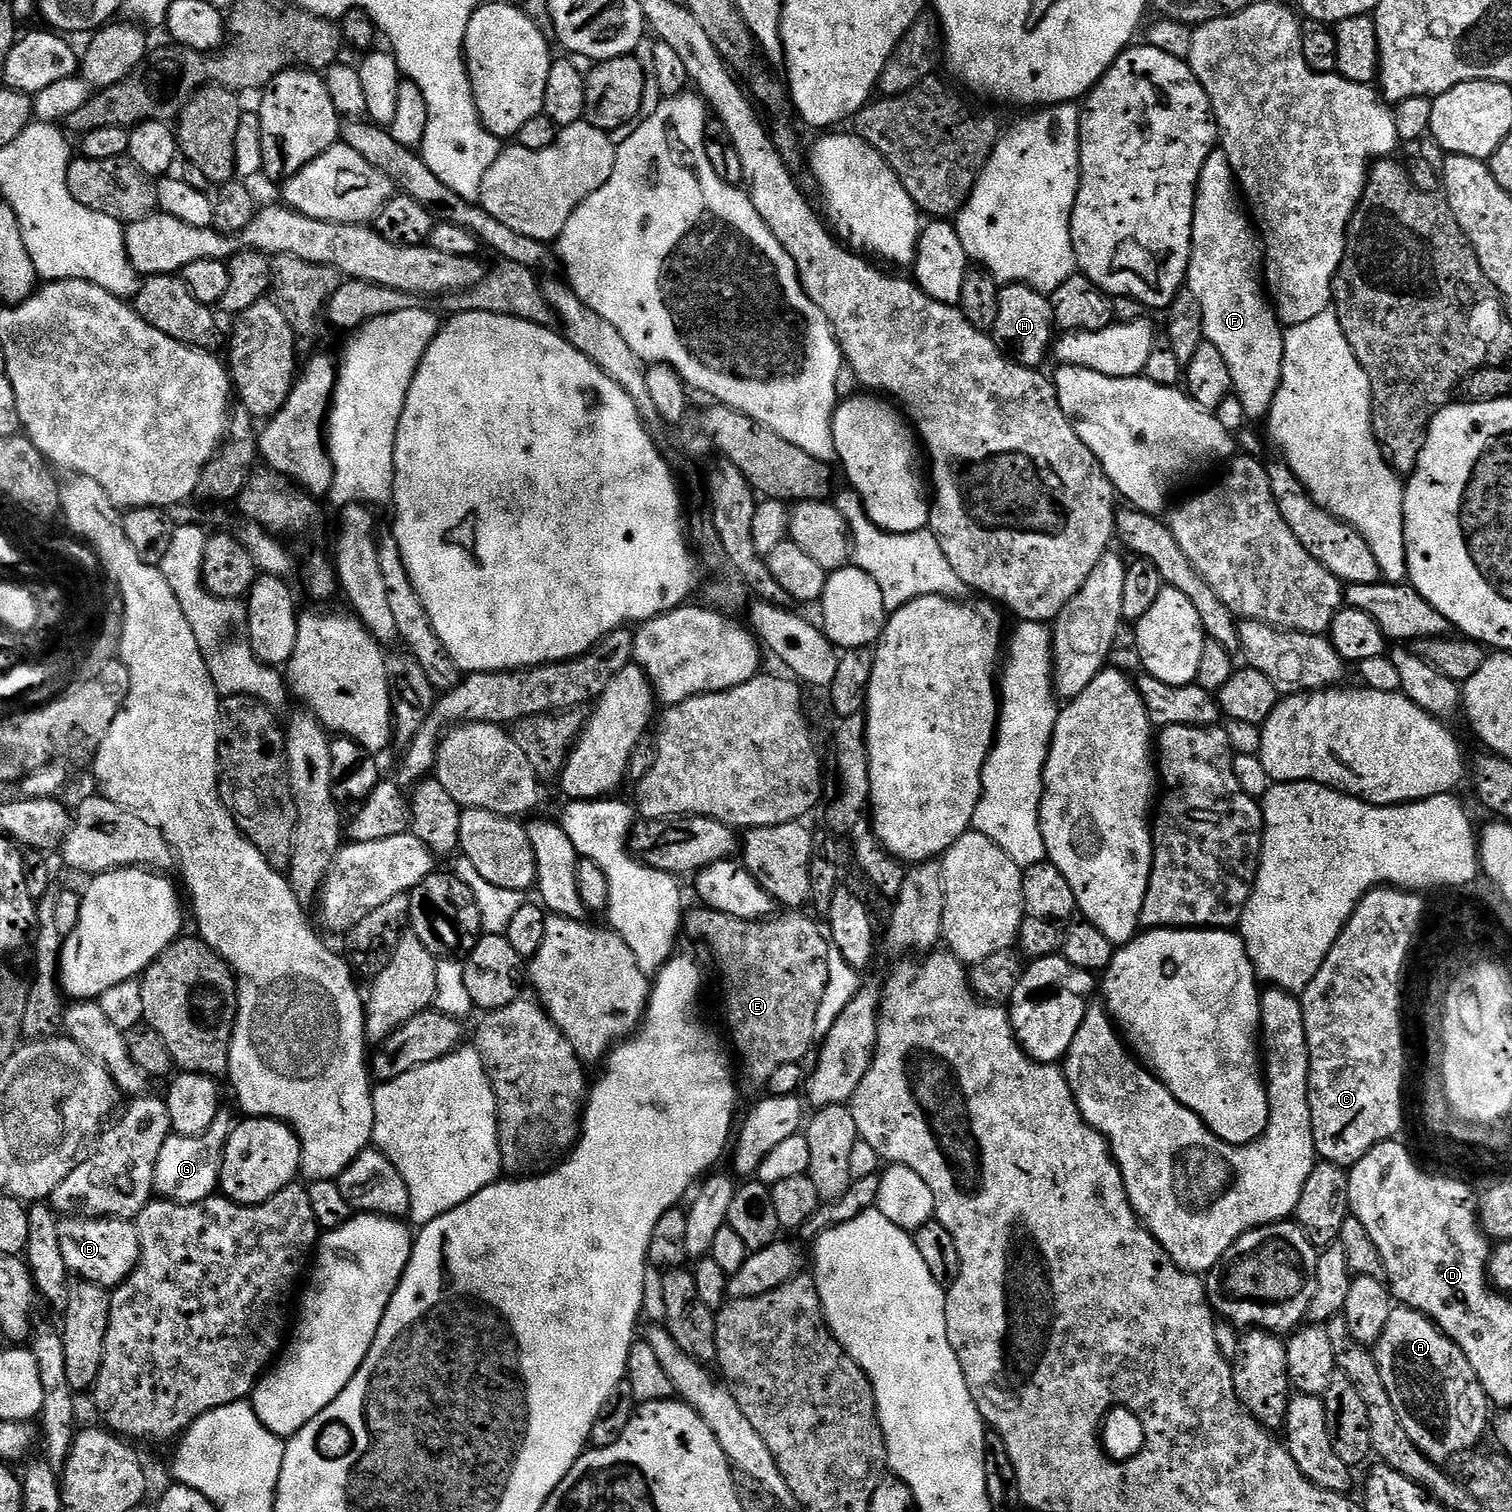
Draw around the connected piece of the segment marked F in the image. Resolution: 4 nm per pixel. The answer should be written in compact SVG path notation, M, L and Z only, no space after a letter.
M1223 150L1211 152L1206 158L1206 166L1202 166L1200 175L1200 185L1196 187L1196 205L1194 206L1194 222L1192 223L1192 253L1188 263L1188 275L1186 286L1198 298L1202 306L1202 318L1204 319L1204 339L1209 340L1222 353L1222 358L1226 358L1226 366L1230 366L1230 378L1232 379L1232 391L1242 402L1242 410L1246 410L1249 421L1263 421L1267 417L1268 411L1272 408L1272 403L1276 397L1276 391L1282 378L1282 362L1284 361L1284 333L1279 320L1276 319L1276 309L1272 307L1269 297L1265 295L1266 288L1262 283L1262 273L1264 271L1264 245L1260 238L1260 233L1256 230L1256 225L1250 219L1241 197L1238 195L1238 185L1236 177L1232 175L1230 158L1226 158Z

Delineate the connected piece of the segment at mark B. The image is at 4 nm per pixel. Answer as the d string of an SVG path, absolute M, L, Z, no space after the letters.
M68 1216L61 1219L58 1226L58 1246L62 1246L62 1258L66 1258L66 1266L73 1277L89 1280L109 1290L118 1287L140 1261L140 1239L136 1225L131 1220Z

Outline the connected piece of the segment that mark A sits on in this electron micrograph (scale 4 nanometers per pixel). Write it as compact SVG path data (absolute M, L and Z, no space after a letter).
M1393 1307L1374 1346L1374 1355L1378 1370L1382 1370L1382 1386L1386 1386L1386 1394L1390 1394L1390 1403L1398 1414L1398 1422L1402 1422L1406 1434L1410 1434L1410 1442L1414 1442L1414 1446L1422 1450L1427 1460L1444 1466L1447 1465L1447 1460L1455 1461L1469 1450L1475 1449L1472 1447L1483 1438L1484 1431L1487 1428L1489 1431L1490 1428L1490 1401L1474 1374L1474 1366L1466 1362L1466 1354L1458 1350L1458 1346L1433 1320L1415 1312L1413 1308Z

